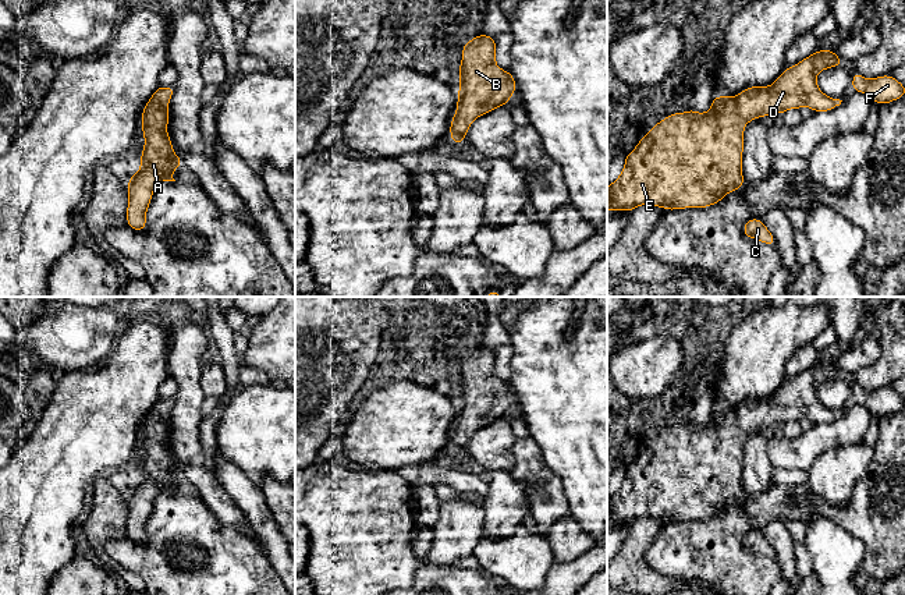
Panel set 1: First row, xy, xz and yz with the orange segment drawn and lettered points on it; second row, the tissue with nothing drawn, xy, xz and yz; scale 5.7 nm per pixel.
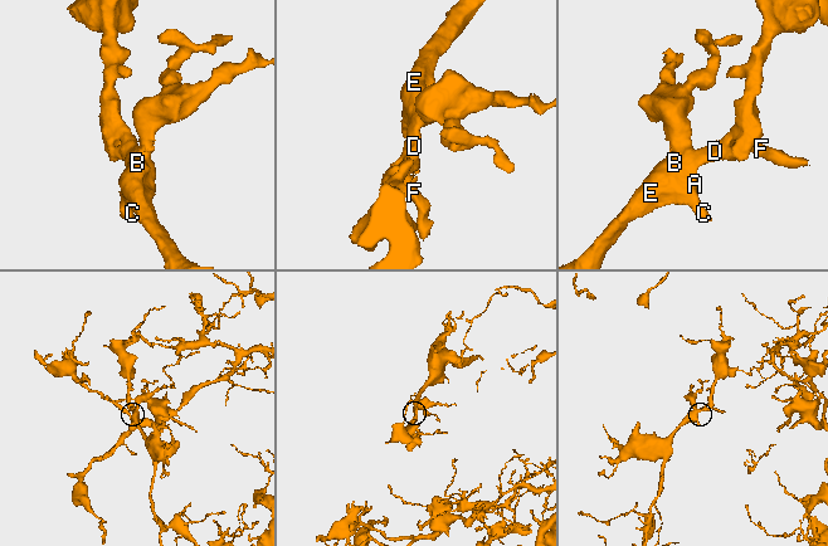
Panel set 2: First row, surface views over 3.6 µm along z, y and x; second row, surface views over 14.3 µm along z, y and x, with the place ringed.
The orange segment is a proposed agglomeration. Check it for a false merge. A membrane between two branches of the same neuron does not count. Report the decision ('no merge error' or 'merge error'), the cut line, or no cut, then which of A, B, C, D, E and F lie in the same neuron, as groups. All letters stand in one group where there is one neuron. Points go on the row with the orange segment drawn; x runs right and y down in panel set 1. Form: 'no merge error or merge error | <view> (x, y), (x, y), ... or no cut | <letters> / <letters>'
no merge error | no cut | A B C D E F

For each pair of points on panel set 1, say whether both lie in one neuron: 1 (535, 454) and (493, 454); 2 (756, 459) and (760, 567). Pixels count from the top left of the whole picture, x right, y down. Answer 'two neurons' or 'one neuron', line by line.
1: two neurons
2: two neurons

